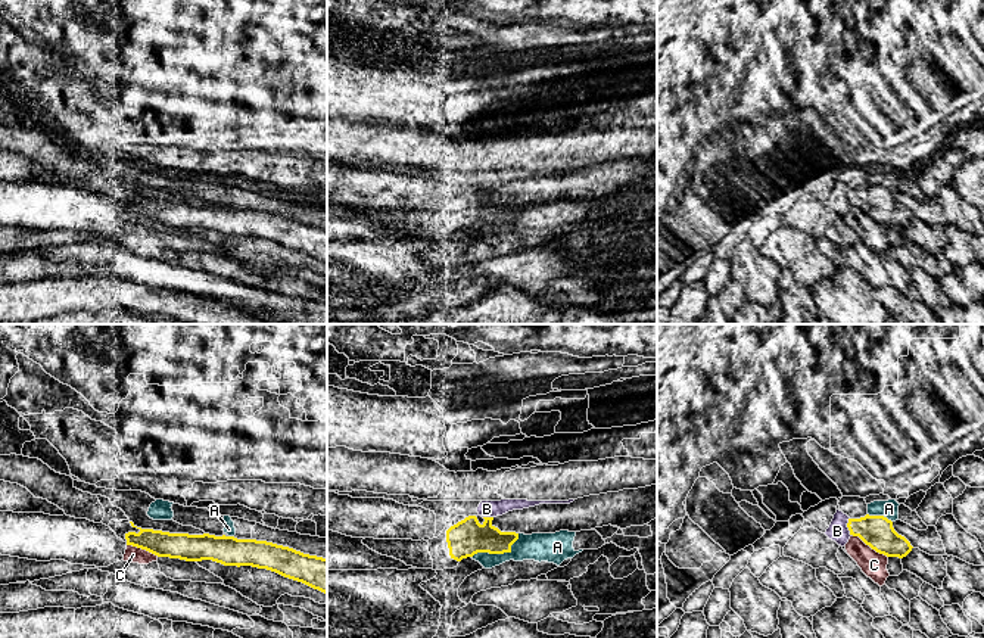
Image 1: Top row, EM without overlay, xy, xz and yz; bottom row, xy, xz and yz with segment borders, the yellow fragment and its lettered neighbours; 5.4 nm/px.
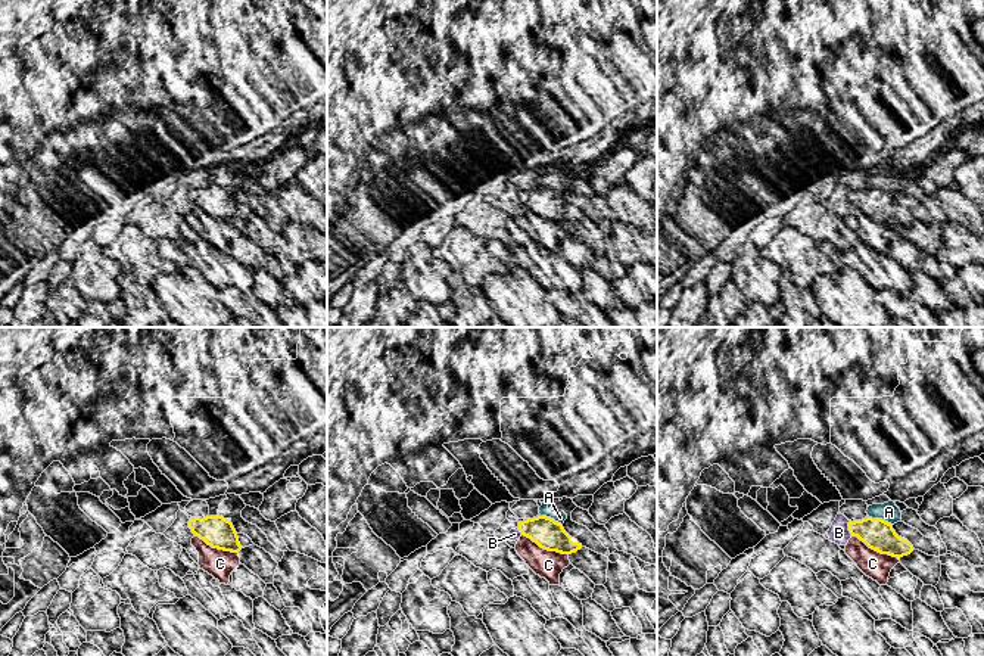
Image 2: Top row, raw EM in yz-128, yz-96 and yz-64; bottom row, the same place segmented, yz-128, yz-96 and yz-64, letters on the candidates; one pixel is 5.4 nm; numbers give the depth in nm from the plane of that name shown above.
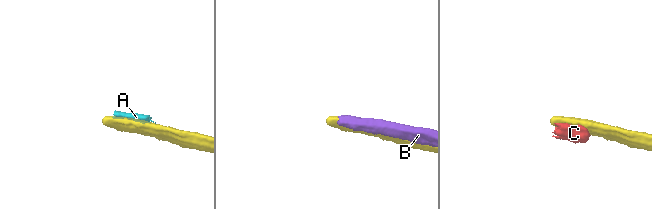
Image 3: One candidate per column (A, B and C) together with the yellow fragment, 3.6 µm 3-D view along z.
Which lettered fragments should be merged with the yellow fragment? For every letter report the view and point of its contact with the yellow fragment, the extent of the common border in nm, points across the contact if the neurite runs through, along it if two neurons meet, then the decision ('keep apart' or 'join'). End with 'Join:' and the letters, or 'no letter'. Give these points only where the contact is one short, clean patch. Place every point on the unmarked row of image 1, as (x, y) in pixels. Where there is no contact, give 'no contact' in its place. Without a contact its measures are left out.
A: contact xz (498, 223); length 300 nm; keep apart
B: contact yz (847, 196); length 100 nm; keep apart
C: contact yz (869, 215); length 240 nm; keep apart
Join: no letter

